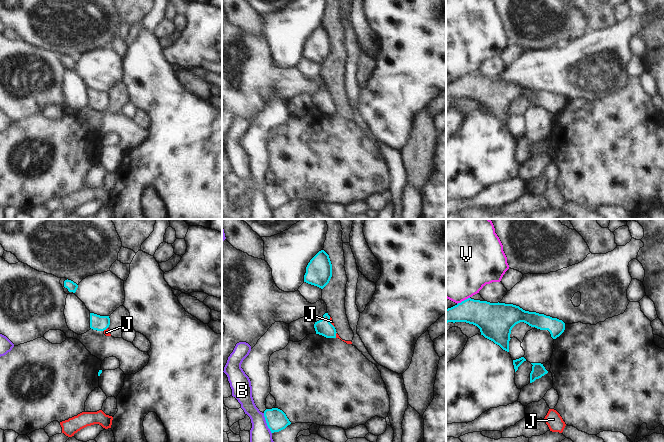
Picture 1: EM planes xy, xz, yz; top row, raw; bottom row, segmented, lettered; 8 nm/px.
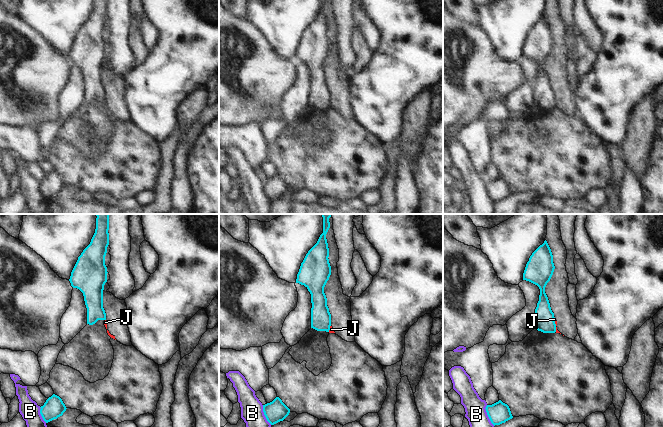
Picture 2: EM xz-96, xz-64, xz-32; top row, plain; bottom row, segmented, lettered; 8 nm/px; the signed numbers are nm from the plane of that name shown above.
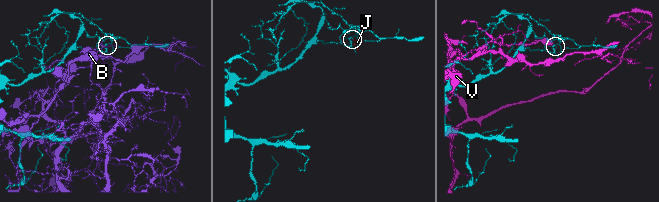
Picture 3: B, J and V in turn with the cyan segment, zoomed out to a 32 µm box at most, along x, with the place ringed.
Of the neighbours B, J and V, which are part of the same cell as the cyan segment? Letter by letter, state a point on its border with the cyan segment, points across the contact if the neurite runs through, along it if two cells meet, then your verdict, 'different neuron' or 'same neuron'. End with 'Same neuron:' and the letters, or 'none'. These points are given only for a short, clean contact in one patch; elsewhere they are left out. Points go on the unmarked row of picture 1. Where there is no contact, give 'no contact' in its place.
B: contact xz (266, 198); border xz (263, 189), (266, 201), (271, 209); different neuron
J: contact xz (329, 98); border xz (329, 93), (329, 98), (334, 103); different neuron
V: contact yz (464, 76); border yz (469, 73), (457, 80); different neuron
Same neuron: none

